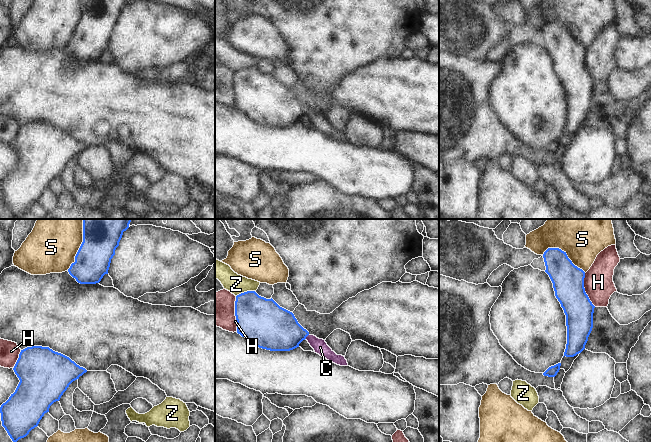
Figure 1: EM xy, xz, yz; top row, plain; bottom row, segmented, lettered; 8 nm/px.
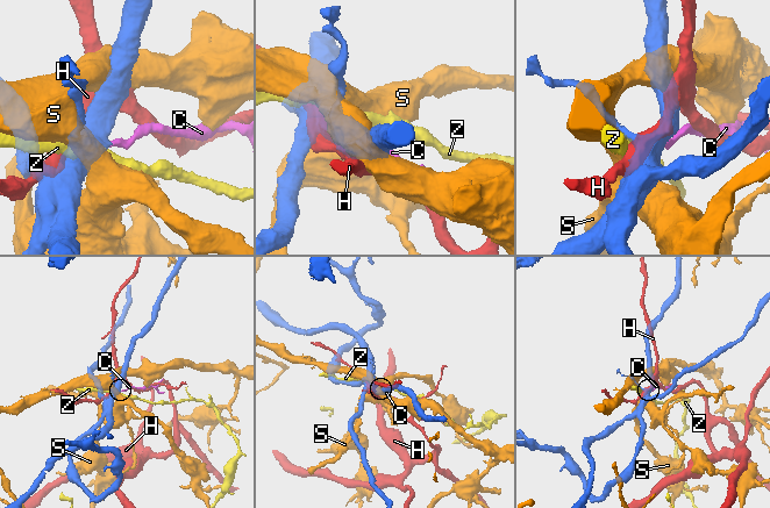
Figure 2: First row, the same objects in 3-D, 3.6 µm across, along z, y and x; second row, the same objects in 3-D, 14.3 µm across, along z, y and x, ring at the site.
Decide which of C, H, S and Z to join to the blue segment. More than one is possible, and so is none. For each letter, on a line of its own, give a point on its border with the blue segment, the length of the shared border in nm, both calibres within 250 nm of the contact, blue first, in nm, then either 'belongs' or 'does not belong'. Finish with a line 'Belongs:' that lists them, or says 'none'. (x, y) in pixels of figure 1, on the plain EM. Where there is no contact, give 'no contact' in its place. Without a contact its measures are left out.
C: contact xz (307, 111); length 50 nm; calibres 340 and 120 nm; belongs
H: contact xz (235, 90); length 280 nm; calibres 380 and 280 nm; does not belong
S: contact yz (565, 29); length 380 nm; calibres 260 and 300 nm; does not belong
Z: contact xz (245, 68); length 160 nm; calibres 360 and 160 nm; does not belong
Belongs: C

